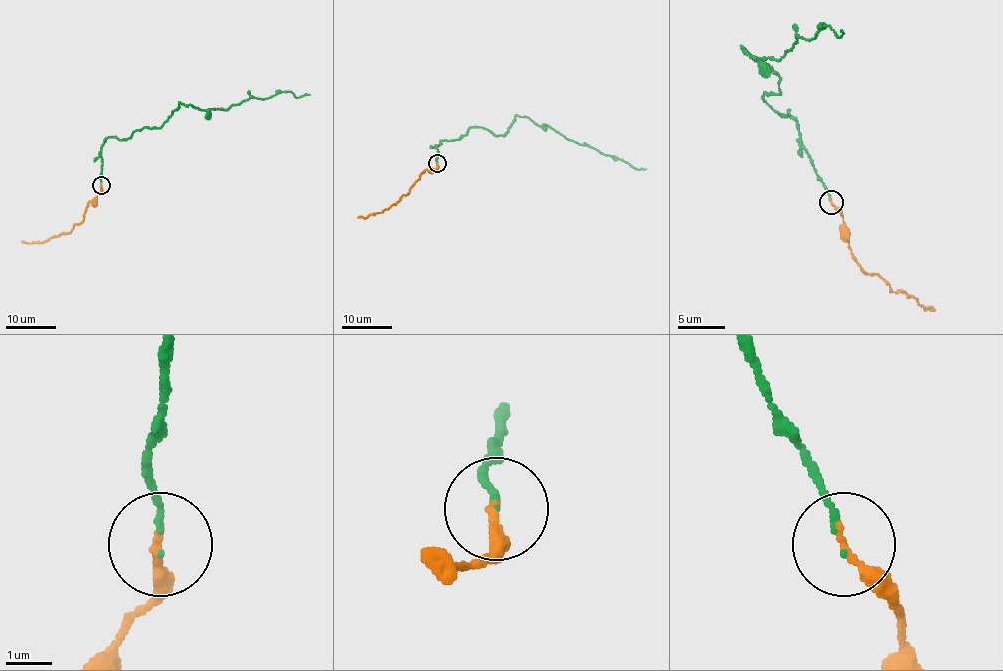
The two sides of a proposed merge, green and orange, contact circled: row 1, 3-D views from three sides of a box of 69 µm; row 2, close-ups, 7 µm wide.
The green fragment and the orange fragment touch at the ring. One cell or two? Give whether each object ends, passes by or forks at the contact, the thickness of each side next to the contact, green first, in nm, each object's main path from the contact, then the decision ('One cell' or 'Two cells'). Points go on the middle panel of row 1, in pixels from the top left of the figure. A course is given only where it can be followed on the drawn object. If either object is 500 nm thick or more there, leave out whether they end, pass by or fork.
At the ring green ends. At the ring orange ends. Thickness 100 nm (green) against 220 nm. Course of green: (437, 163), (442, 141), (460, 140), (471, 127), (503, 135), (516, 116), (527, 116), (645, 170). Course of orange: (437, 163), (434, 170), (424, 171), (405, 194), (389, 207), (378, 213), (358, 217). One cell

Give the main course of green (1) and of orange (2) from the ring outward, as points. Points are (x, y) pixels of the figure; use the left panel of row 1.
1: (101, 186), (106, 139), (159, 128), (180, 103), (210, 111), (279, 92), (309, 94)
2: (101, 185), (79, 224), (69, 232), (42, 242), (22, 241)

